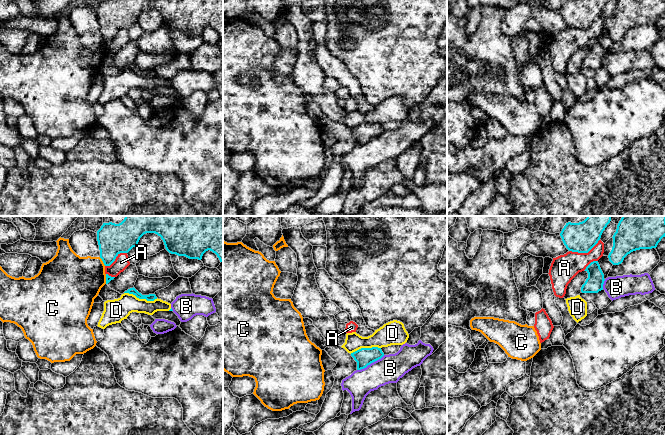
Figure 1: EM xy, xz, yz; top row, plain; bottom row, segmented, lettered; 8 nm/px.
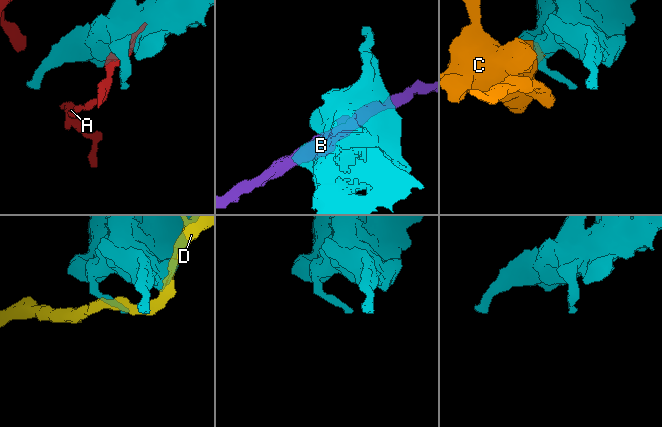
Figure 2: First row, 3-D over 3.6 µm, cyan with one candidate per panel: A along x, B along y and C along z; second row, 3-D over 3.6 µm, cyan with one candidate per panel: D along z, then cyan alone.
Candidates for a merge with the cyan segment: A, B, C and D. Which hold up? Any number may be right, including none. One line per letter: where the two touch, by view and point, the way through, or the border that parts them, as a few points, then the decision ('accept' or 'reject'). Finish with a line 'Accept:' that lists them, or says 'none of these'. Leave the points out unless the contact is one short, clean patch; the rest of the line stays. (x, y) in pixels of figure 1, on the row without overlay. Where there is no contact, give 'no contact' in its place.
A: contact yz (584, 28); reject
B: contact xz (370, 139); reject
C: contact xy (102, 36); reject
D: contact xy (141, 74); border xy (124, 68), (147, 76), (157, 74); reject
Accept: none of these

